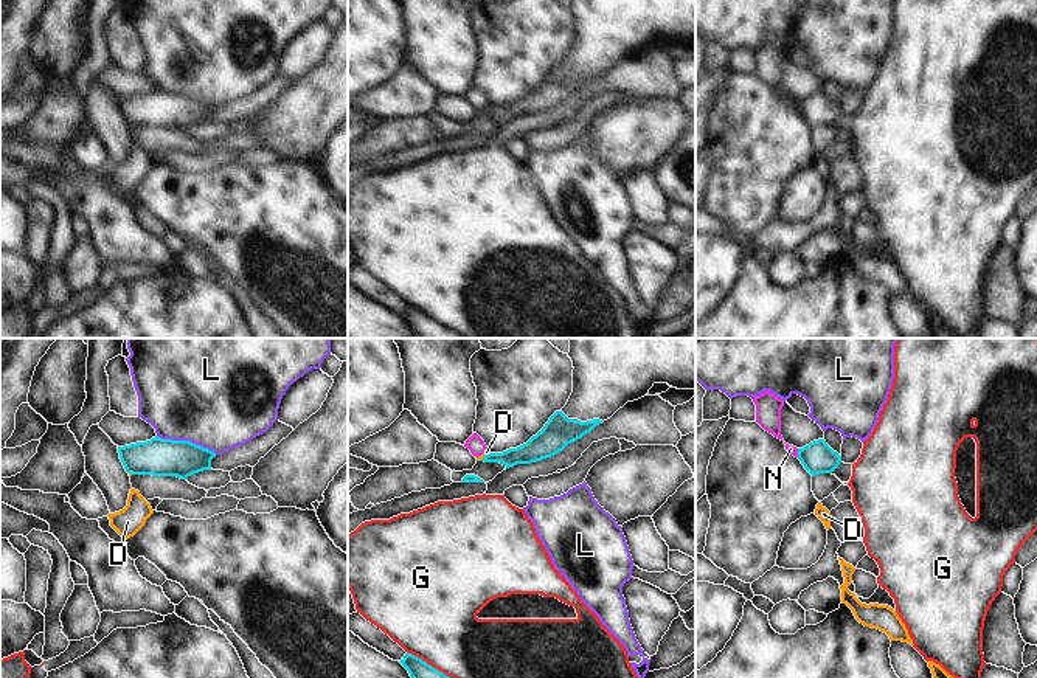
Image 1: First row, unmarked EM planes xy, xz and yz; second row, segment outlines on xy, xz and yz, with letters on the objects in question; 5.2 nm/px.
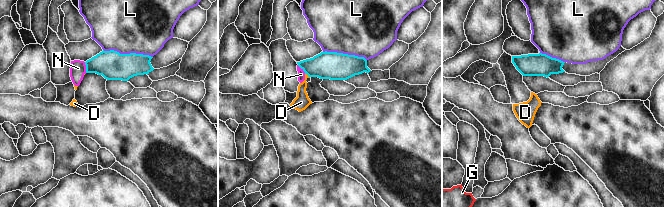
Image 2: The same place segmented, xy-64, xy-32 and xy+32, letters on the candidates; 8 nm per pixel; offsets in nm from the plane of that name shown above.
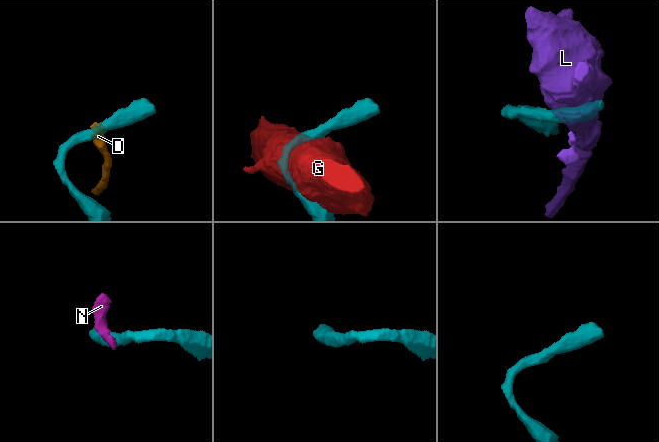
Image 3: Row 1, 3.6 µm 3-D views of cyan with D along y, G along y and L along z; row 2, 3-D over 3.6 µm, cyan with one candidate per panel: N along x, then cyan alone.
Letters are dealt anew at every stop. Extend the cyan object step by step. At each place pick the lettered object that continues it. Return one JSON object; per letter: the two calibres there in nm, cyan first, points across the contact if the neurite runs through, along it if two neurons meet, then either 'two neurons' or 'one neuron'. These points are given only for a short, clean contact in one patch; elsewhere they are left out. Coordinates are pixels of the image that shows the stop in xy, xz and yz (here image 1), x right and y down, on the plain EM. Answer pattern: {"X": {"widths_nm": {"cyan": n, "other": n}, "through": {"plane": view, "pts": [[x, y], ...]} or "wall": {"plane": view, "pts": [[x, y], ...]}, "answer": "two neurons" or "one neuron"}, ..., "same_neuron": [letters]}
{"D": {"widths_nm": {"cyan": 110, "other": 20}, "wall": {"plane": "xz", "pts": [[489, 106], [478, 112]]}, "answer": "two neurons"}, "G": {"widths_nm": {"cyan": 170, "other": 420}, "answer": "two neurons"}, "L": {"widths_nm": {"cyan": 190, "other": 500}, "answer": "two neurons"}, "N": {"widths_nm": {"cyan": 160, "other": 50}, "wall": {"plane": "yz", "pts": [[797, 101], [798, 109]]}, "answer": "two neurons"}, "same_neuron": []}

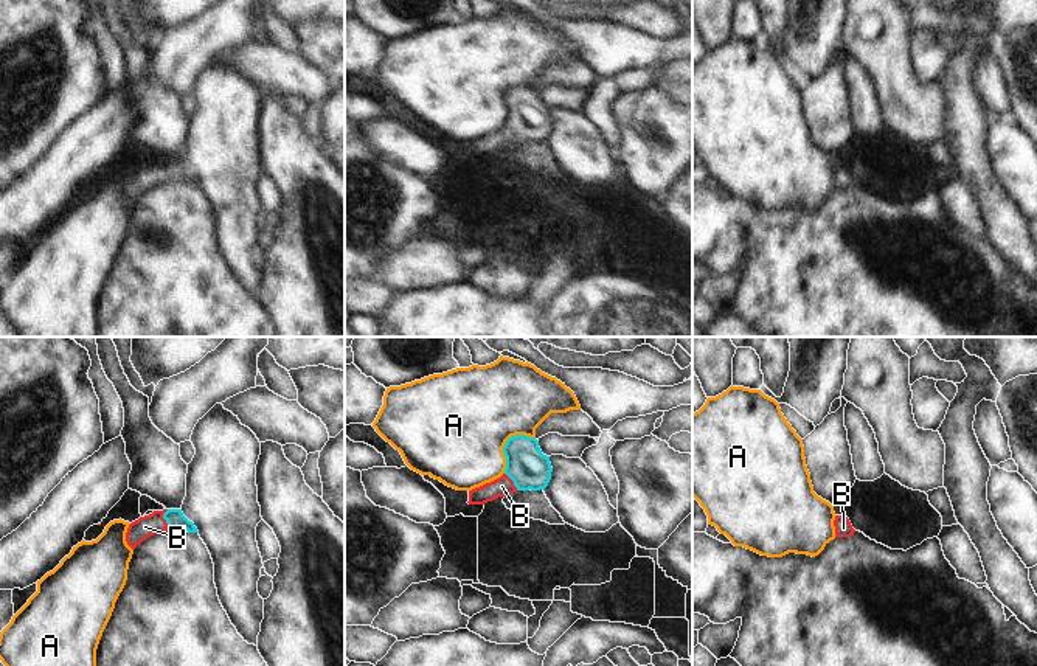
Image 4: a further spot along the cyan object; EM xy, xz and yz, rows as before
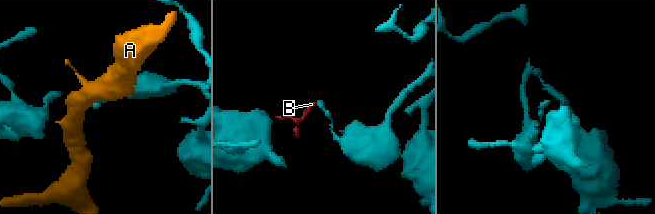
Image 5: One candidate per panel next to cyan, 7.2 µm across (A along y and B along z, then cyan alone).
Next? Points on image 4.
{"A": {"widths_nm": {"cyan": 220, "other": 480}, "wall": {"plane": "xz", "pts": [[534, 89], [513, 87], [506, 93], [503, 100], [503, 124]]}, "answer": "two neurons"}, "B": {"widths_nm": {"cyan": 100, "other": 110}, "through": {"plane": "xy", "pts": [[176, 173], [165, 171], [145, 179]]}, "answer": "one neuron"}, "same_neuron": ["B"]}

